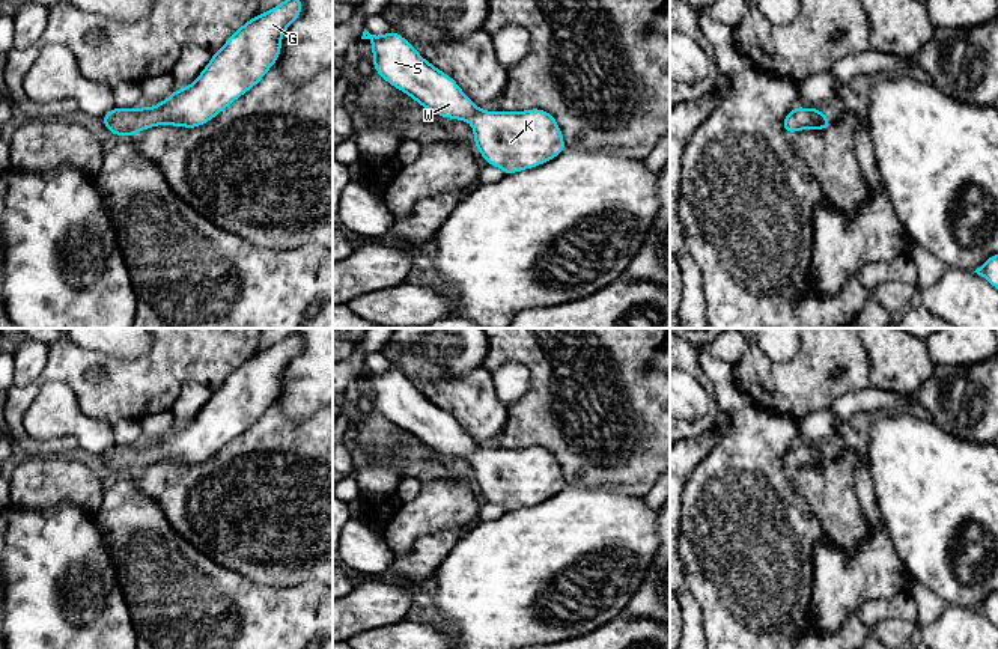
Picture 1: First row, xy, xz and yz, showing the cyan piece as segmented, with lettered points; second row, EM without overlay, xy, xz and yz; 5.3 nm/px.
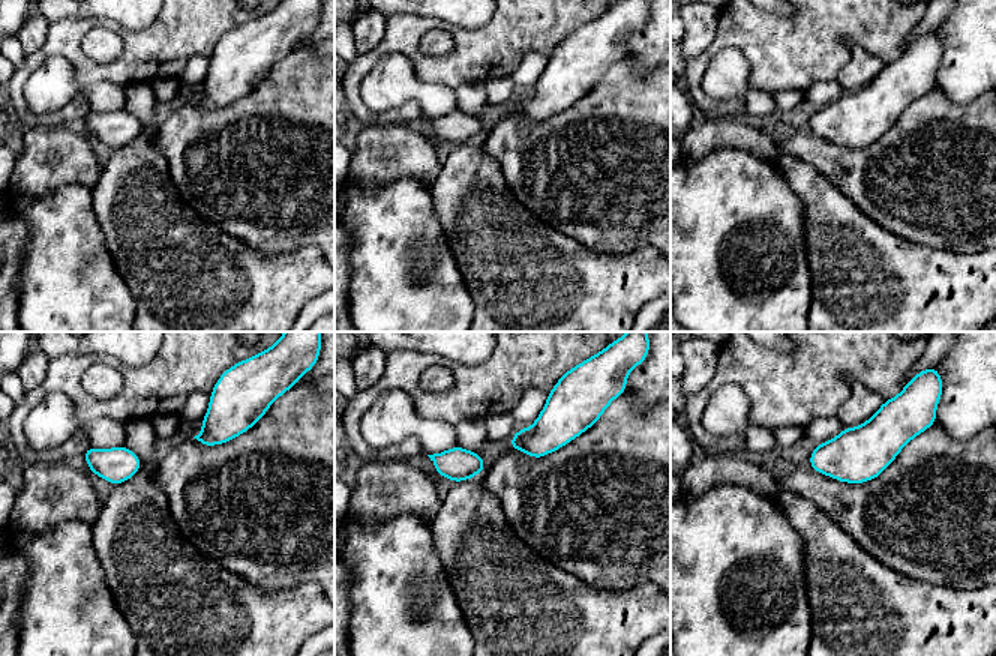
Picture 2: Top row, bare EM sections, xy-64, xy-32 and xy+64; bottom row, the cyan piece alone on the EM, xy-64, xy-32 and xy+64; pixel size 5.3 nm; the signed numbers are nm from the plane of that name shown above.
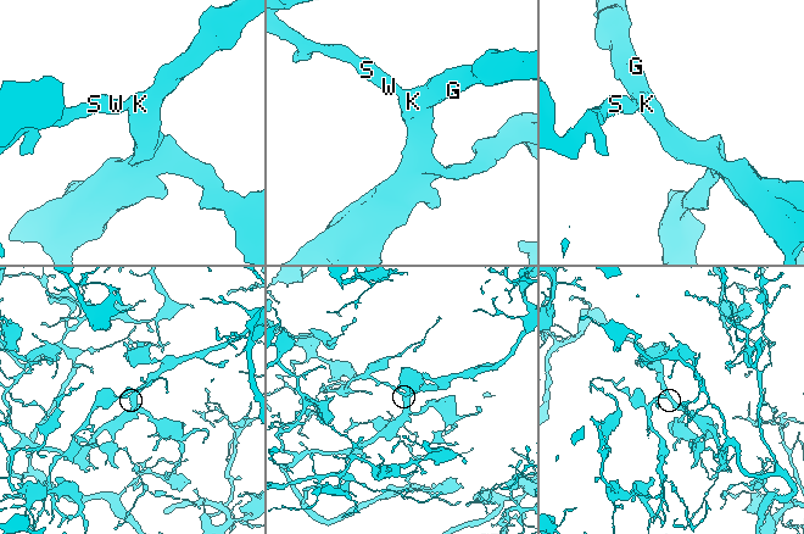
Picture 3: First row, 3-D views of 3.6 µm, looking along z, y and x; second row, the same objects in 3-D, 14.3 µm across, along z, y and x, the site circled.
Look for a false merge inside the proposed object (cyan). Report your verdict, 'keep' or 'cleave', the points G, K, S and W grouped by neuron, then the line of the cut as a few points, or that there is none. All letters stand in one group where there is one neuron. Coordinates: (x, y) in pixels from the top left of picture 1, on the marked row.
keep; G K S W; no cut

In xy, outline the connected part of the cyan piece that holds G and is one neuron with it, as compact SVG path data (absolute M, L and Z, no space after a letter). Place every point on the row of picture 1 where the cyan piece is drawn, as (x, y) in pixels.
M284 0L242 24L224 45L212 54L196 81L176 89L155 107L137 110L114 107L101 119L113 136L131 137L158 125L193 129L208 123L235 99L256 86L275 65L281 38L301 15L301 0Z

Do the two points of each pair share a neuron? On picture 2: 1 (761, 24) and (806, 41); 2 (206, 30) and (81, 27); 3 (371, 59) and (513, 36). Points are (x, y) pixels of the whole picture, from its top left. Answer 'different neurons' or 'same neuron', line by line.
1: same neuron
2: same neuron
3: same neuron

